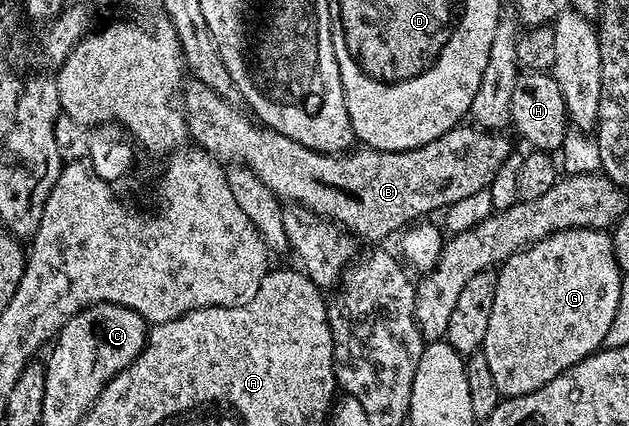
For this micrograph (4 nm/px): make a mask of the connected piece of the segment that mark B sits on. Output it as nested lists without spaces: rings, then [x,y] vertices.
[[[190,78],[184,84],[181,106],[189,125],[192,142],[196,146],[222,164],[238,163],[249,167],[260,177],[263,185],[267,185],[267,189],[275,192],[278,199],[298,207],[305,207],[313,214],[344,227],[358,240],[366,239],[369,245],[380,244],[377,242],[387,238],[392,231],[400,232],[416,224],[422,217],[432,216],[429,215],[432,211],[444,212],[457,201],[488,188],[495,173],[499,173],[499,165],[503,165],[503,161],[511,154],[511,147],[504,139],[504,134],[486,131],[485,128],[476,125],[452,127],[450,131],[443,133],[443,137],[435,137],[435,141],[427,141],[427,145],[406,151],[357,149],[361,151],[354,150],[352,153],[339,155],[319,153],[315,149],[307,149],[307,145],[299,145],[299,141],[291,141],[291,137],[283,137],[283,133],[254,121],[240,106],[227,102],[223,97],[219,97],[219,93],[215,93],[215,89],[207,89],[207,85],[203,85],[195,78]]]

